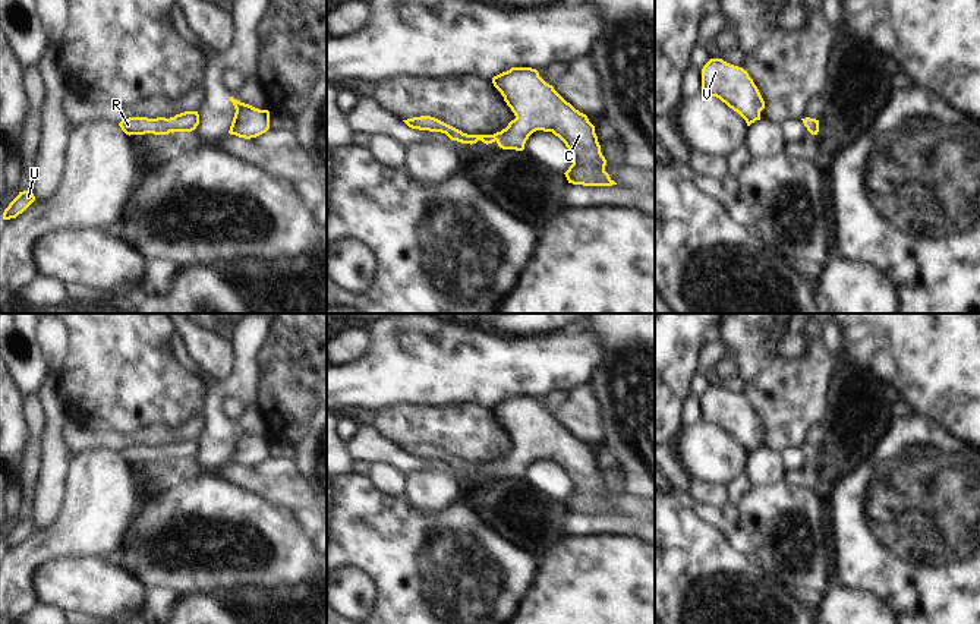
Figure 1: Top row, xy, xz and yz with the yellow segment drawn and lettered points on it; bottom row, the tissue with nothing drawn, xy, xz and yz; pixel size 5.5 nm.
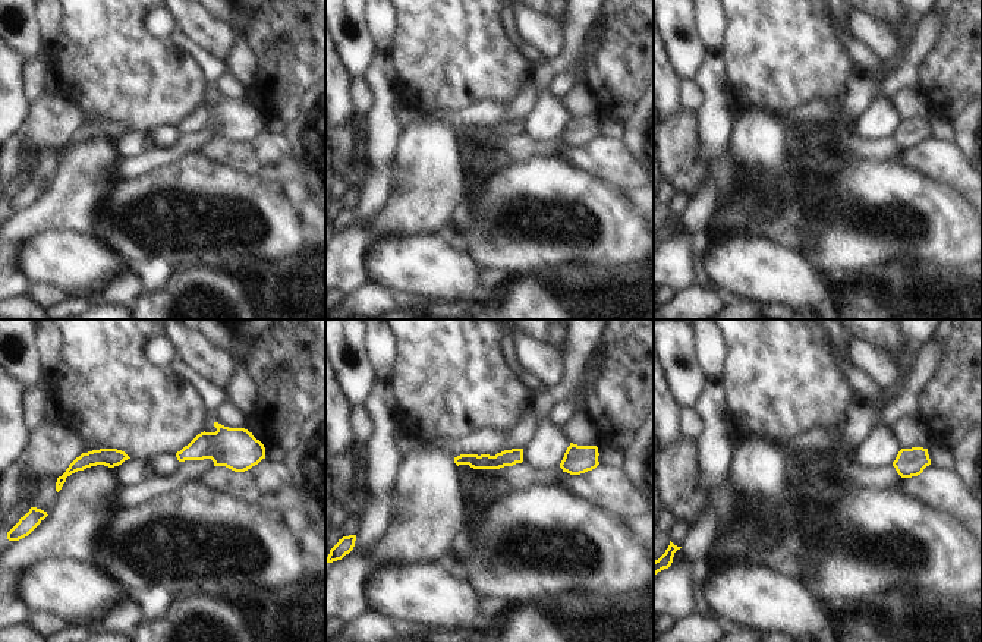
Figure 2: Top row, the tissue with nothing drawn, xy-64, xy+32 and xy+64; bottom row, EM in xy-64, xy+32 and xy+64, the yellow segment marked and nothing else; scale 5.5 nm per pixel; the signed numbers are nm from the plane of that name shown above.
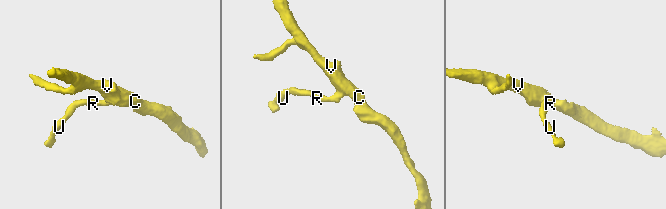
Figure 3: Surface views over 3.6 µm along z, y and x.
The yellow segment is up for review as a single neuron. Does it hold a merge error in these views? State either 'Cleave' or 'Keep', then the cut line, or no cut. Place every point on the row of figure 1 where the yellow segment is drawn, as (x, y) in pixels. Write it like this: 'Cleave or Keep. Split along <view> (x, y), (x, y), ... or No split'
Keep. No split

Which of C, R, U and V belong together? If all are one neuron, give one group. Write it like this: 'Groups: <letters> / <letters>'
Groups: C R U V

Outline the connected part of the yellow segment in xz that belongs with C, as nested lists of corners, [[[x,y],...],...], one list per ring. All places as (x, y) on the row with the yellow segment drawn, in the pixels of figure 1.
[[[511,67],[492,78],[494,86],[516,119],[494,135],[467,135],[431,116],[403,120],[409,127],[445,133],[461,144],[497,142],[502,149],[523,151],[536,130],[552,132],[573,154],[573,164],[564,173],[568,183],[583,186],[617,185],[605,171],[606,160],[587,116],[567,103],[536,69]]]

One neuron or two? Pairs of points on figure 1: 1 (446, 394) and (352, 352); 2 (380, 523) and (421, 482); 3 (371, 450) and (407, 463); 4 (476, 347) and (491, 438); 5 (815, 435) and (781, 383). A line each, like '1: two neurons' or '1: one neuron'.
1: two neurons
2: two neurons
3: one neuron
4: two neurons
5: two neurons

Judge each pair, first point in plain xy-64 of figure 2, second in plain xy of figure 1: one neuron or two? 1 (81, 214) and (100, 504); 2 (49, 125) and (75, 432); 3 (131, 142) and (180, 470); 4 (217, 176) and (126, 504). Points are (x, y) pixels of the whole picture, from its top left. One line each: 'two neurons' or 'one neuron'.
1: one neuron
2: one neuron
3: one neuron
4: two neurons

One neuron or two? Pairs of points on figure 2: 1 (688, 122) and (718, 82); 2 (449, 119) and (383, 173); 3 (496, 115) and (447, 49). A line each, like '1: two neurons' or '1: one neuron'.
1: two neurons
2: two neurons
3: two neurons

